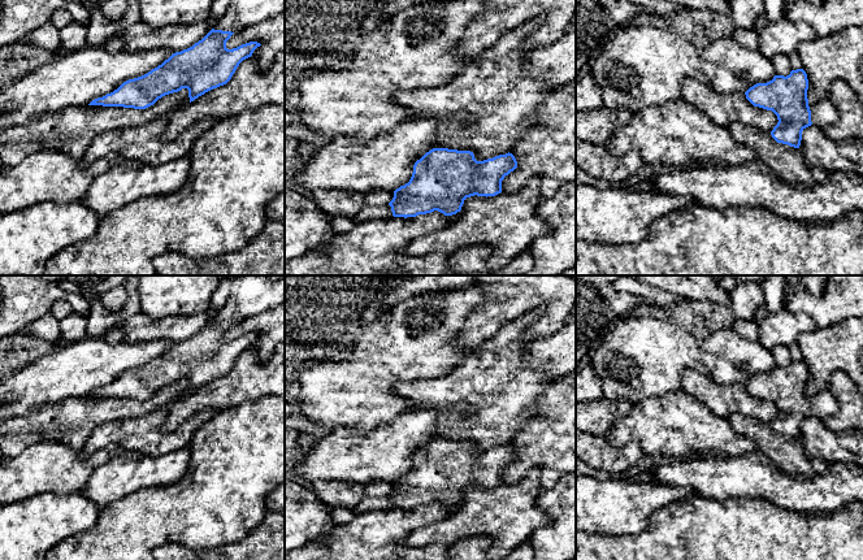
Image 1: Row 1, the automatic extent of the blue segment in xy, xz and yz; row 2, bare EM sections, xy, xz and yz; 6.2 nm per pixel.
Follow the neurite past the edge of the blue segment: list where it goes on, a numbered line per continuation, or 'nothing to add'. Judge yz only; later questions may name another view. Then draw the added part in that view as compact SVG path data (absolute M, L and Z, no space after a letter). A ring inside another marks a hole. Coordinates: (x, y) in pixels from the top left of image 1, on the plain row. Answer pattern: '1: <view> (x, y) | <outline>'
1: yz (823, 403) | M828 388L808 394L808 398L811 401L811 413L819 420L836 413L838 409L838 403Z

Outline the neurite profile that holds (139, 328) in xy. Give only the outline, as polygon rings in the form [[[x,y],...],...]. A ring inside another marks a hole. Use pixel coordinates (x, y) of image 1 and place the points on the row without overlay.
[[[205,311],[192,316],[169,316],[156,320],[139,312],[121,324],[122,342],[169,340],[173,344],[181,343],[201,331],[214,316],[214,312]]]

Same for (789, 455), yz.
[[[732,413],[728,420],[738,434],[751,439],[758,451],[790,476],[812,478],[828,469],[828,463],[811,456],[799,439],[777,434],[771,424],[741,413]]]

